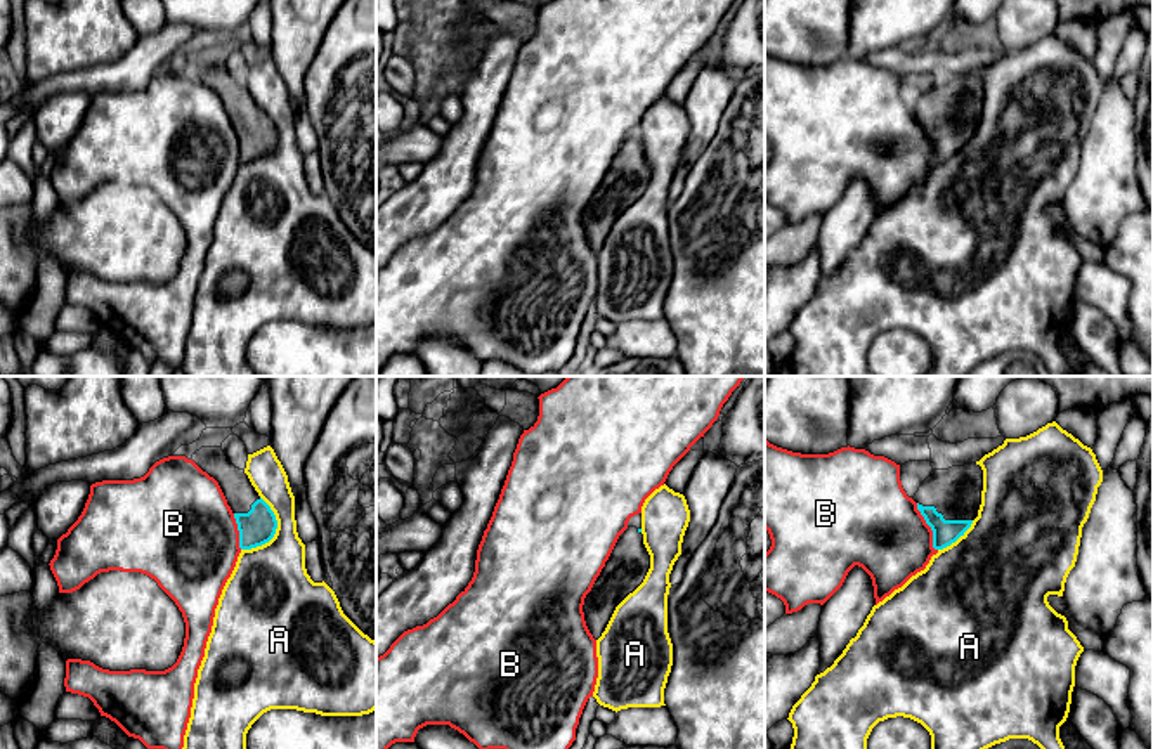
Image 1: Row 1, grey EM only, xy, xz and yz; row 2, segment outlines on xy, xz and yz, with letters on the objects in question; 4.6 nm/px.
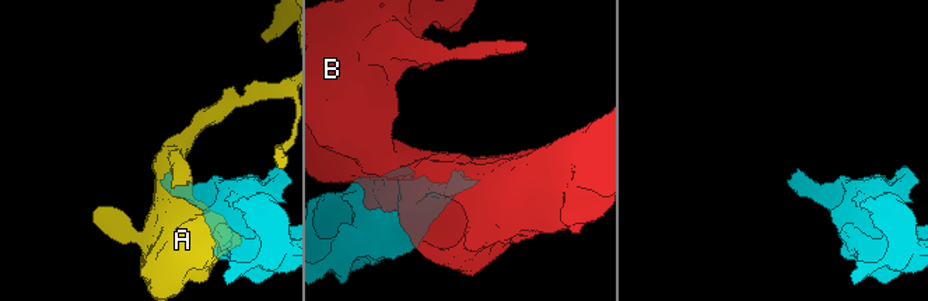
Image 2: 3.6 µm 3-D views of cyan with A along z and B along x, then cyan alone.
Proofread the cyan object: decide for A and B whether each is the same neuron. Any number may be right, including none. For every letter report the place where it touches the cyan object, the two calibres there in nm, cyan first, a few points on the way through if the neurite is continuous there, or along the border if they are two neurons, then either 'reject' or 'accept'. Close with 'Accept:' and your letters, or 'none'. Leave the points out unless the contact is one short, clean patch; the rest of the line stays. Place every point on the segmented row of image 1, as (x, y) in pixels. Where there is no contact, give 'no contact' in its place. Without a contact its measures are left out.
A: contact xy (274, 533); calibres 160 and 380 nm; reject
B: contact yz (930, 526); calibres 120 and 400 nm; reject
Accept: none

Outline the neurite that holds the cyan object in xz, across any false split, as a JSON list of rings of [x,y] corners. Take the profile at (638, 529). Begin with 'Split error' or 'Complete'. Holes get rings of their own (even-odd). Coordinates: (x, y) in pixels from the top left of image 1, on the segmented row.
Split error. [[[628,527],[584,598],[584,621],[595,640],[605,631],[616,607],[643,583],[648,569],[642,529]]]

